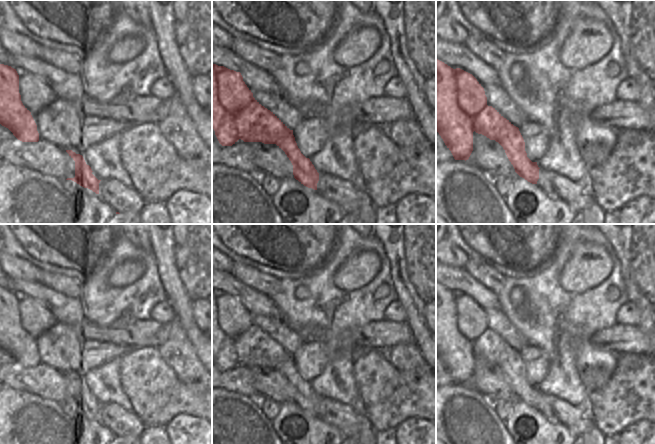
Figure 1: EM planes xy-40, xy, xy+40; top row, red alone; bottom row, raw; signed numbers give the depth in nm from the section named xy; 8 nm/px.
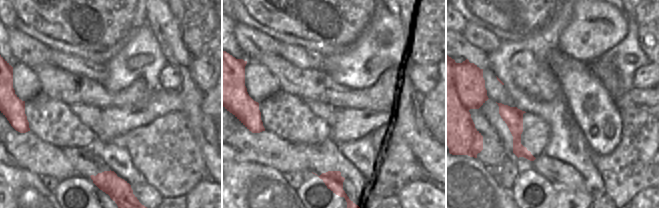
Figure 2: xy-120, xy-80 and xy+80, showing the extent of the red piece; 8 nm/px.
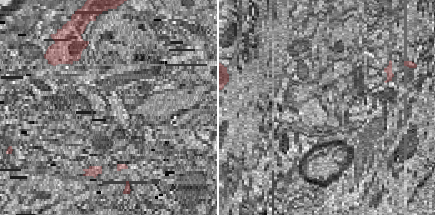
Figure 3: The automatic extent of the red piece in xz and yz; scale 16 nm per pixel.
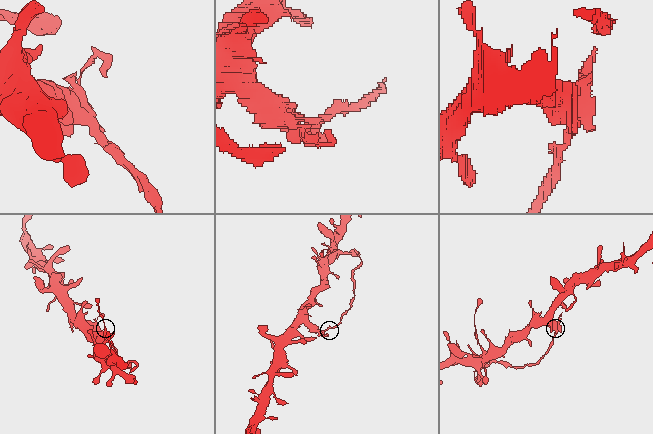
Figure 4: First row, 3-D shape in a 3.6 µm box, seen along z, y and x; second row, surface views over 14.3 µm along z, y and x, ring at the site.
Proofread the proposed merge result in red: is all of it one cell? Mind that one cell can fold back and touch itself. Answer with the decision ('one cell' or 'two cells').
two cells

